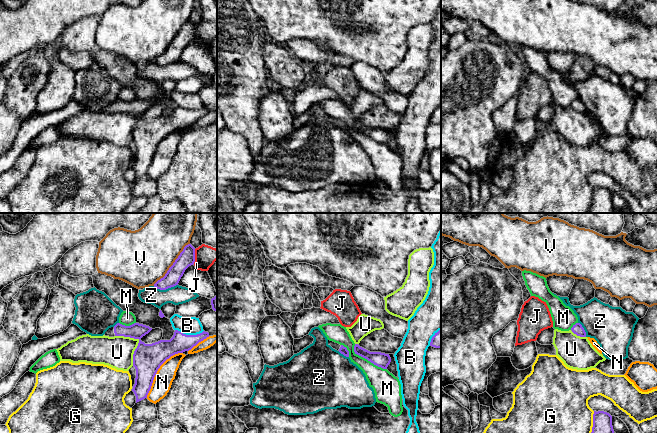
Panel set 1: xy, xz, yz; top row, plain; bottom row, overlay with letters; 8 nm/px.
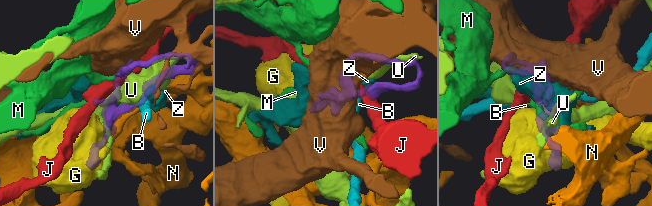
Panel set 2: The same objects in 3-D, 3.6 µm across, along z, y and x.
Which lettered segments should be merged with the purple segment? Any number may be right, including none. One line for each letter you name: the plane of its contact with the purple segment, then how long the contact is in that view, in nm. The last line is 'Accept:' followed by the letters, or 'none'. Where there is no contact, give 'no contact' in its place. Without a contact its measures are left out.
Accept: none

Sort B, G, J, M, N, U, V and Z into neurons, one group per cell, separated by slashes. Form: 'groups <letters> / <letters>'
groups B / G / J / M / N Z / U / V

